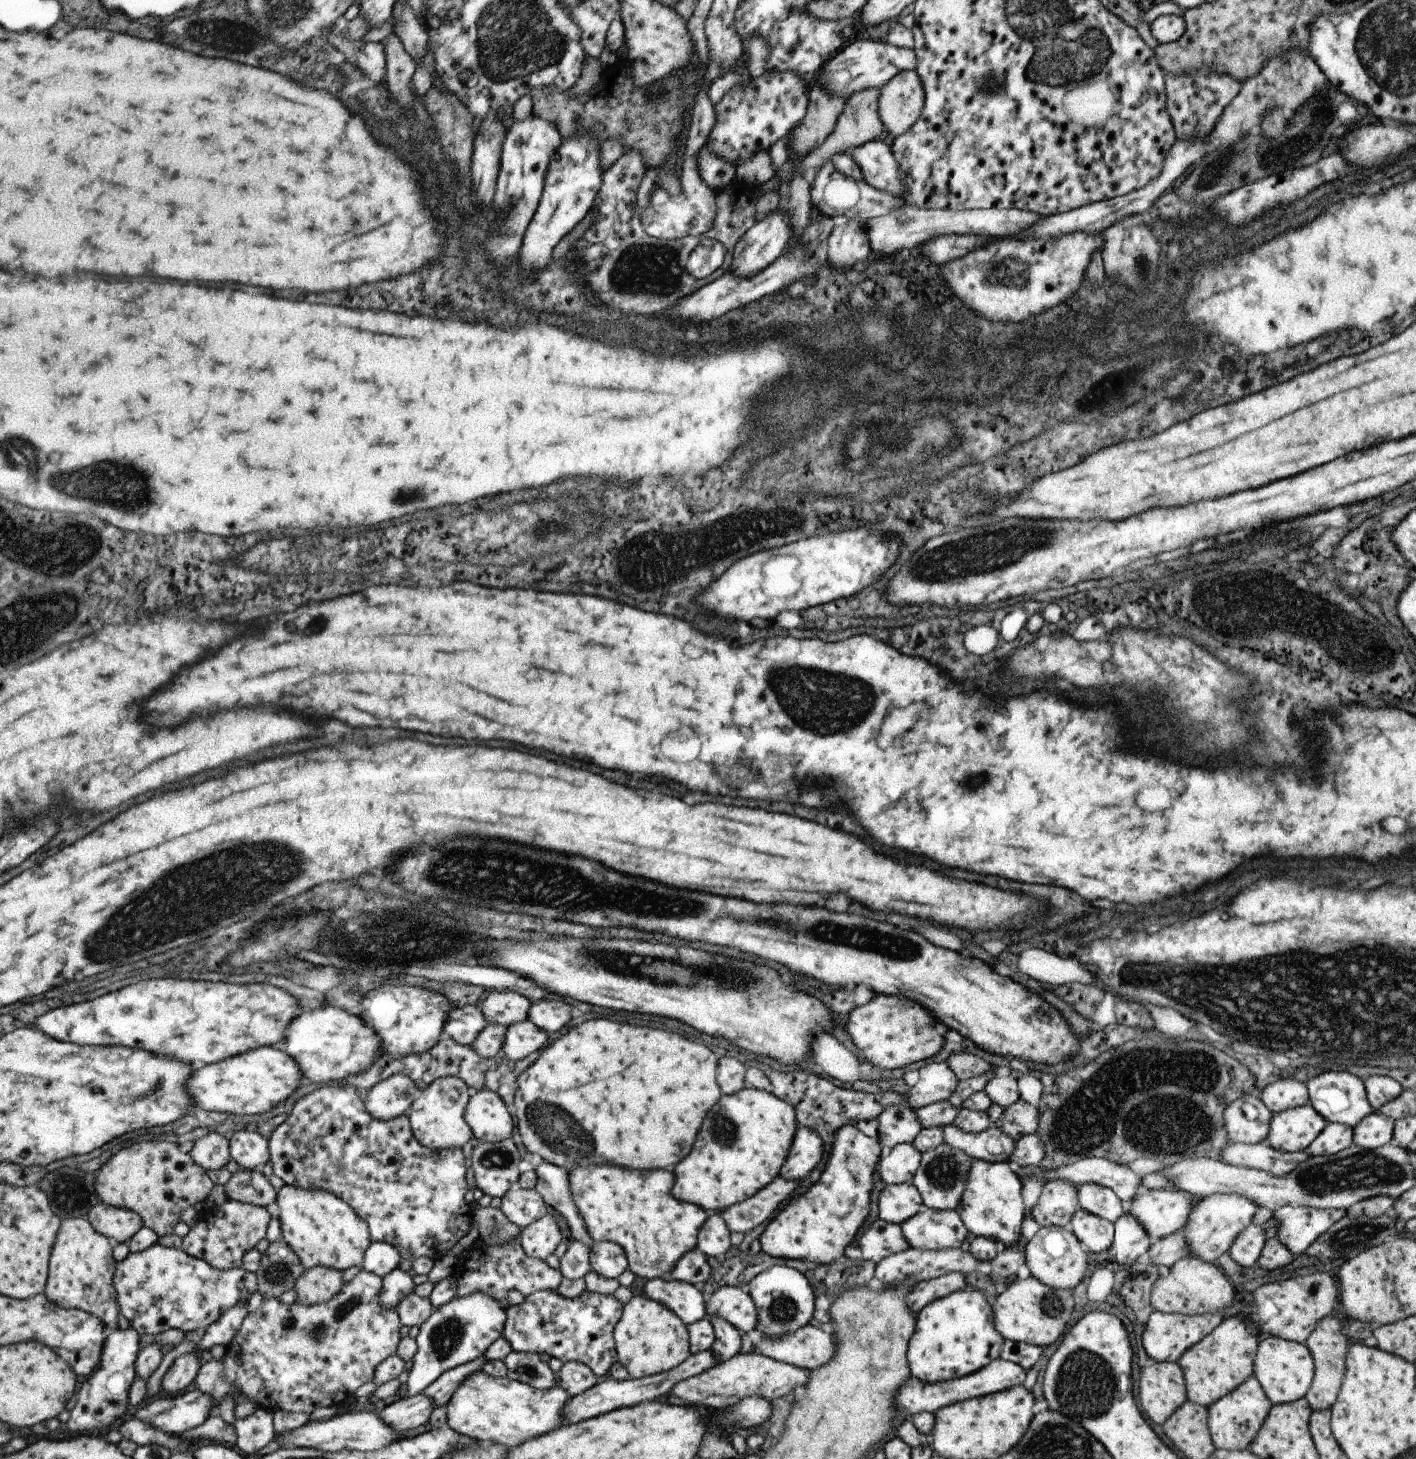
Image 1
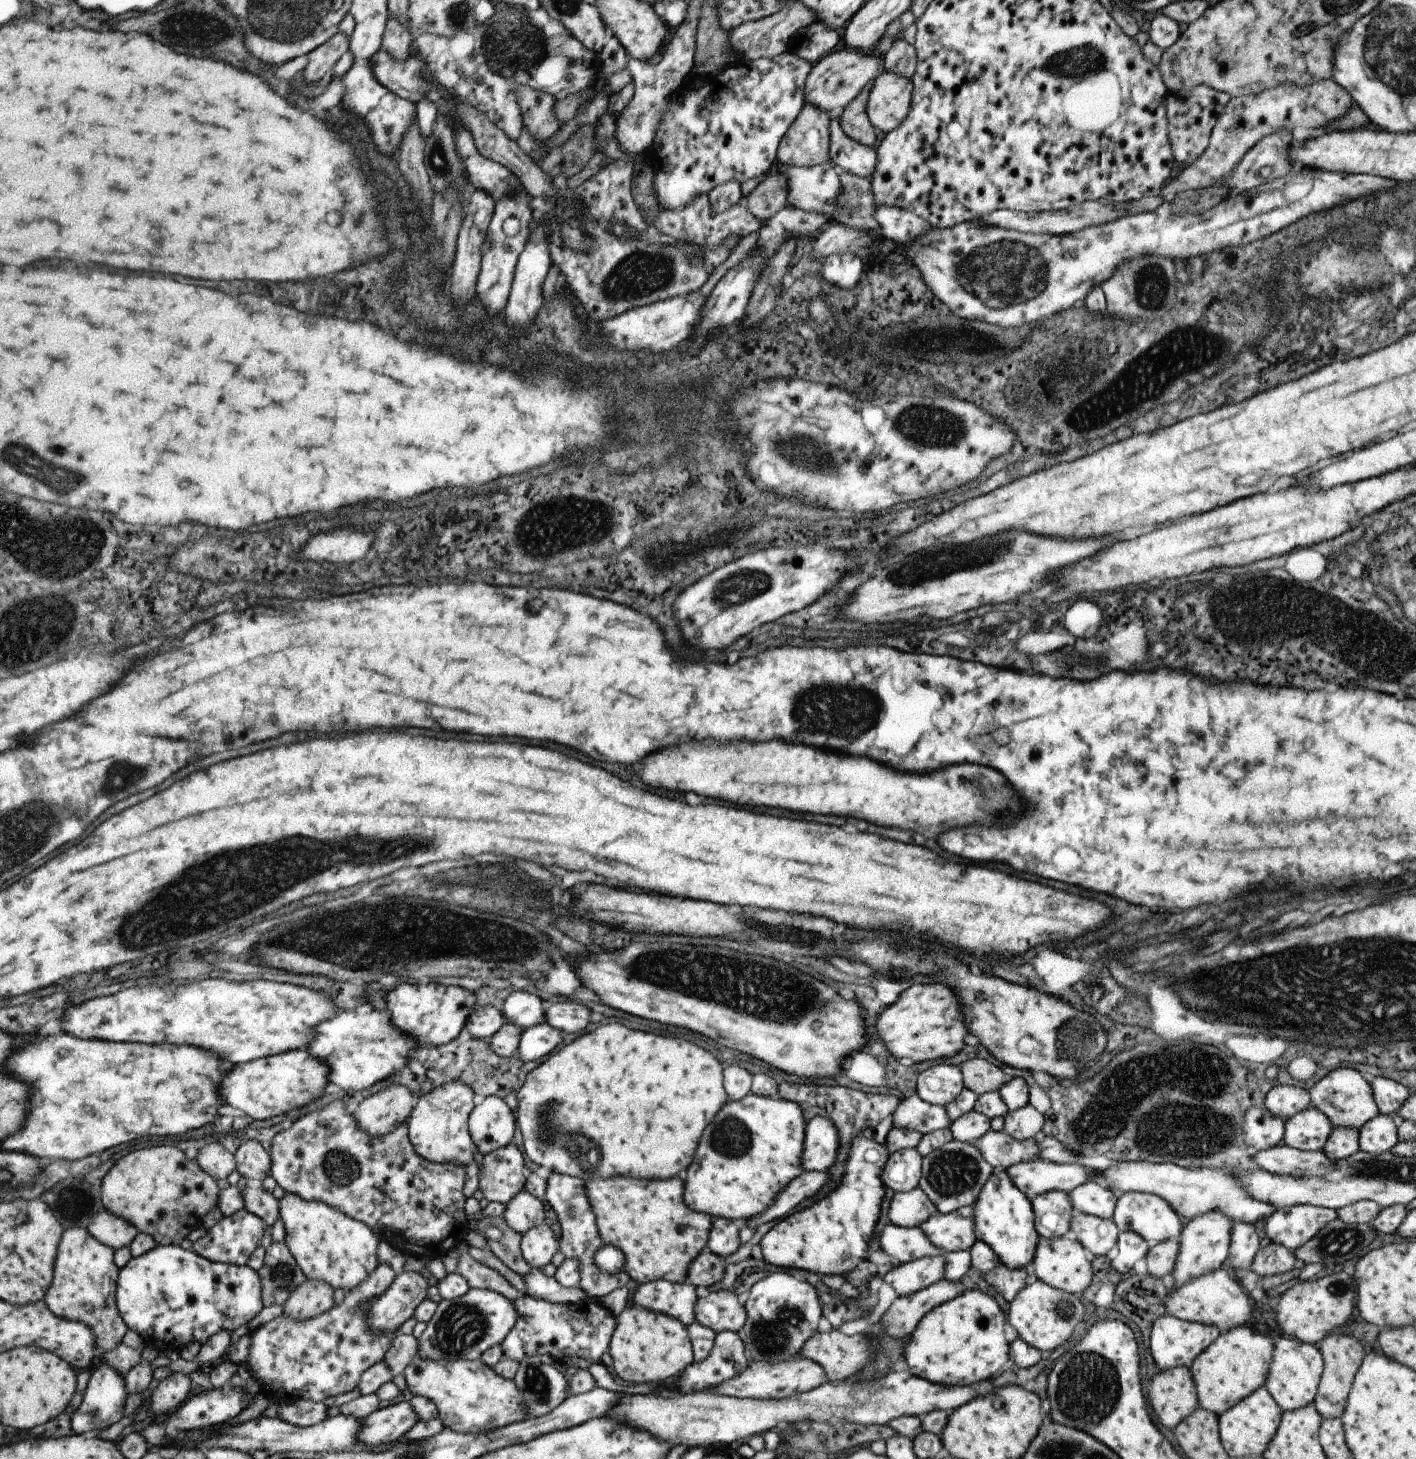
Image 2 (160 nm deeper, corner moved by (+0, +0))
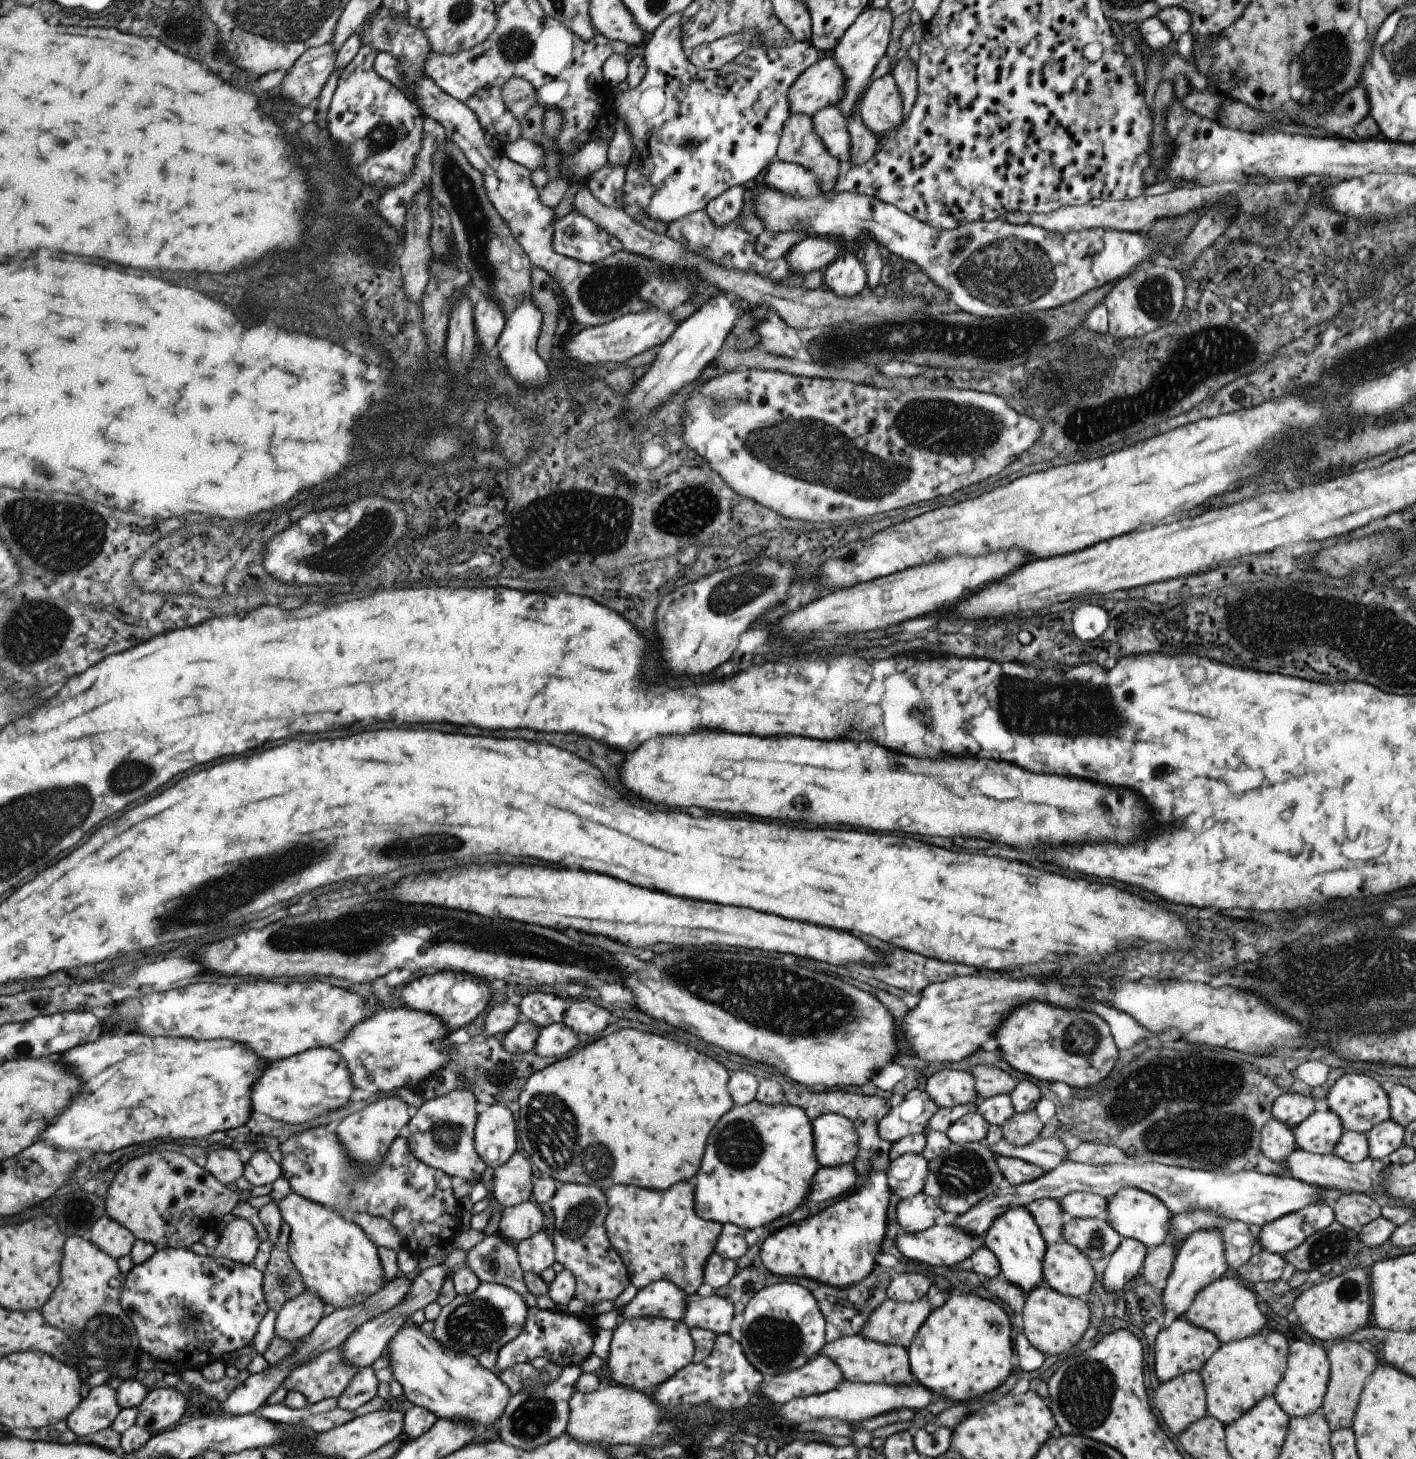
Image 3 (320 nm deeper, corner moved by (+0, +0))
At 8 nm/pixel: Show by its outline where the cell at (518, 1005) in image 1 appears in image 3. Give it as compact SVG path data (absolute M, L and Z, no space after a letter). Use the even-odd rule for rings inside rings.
M535 991L521 998L518 1009L521 1019L529 1020L538 1027L546 1027L553 1023L561 1023L564 1010L569 1001L557 995Z

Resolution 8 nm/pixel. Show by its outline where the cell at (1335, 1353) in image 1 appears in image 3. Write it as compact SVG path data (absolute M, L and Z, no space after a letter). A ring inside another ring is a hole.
M1343 1338L1340 1342L1335 1342L1329 1348L1326 1357L1329 1361L1330 1369L1320 1409L1324 1412L1324 1419L1327 1421L1331 1431L1349 1429L1354 1419L1359 1395L1374 1371L1373 1368L1377 1366L1377 1362L1369 1348L1365 1348L1363 1344L1355 1341L1348 1341L1346 1338Z

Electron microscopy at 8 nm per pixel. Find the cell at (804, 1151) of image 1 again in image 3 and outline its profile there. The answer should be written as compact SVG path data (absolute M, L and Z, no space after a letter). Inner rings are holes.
M825 1113L810 1123L814 1153L821 1167L836 1167L854 1161L858 1136L852 1120L840 1114Z

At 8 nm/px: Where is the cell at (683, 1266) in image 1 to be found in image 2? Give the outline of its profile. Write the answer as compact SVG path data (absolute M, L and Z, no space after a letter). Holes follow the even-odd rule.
M707 1248L690 1262L684 1282L691 1286L711 1286L725 1276L725 1262L720 1256L713 1254Z

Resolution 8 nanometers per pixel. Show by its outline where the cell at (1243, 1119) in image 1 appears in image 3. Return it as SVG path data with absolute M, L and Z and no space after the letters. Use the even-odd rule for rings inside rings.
M1269 1119L1260 1131L1260 1151L1263 1156L1276 1163L1283 1163L1295 1150L1296 1144L1292 1128Z

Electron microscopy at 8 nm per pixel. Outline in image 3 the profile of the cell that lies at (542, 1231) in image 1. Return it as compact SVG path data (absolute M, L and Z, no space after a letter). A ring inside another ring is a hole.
M542 1230L518 1242L514 1247L523 1272L529 1271L534 1275L539 1275L554 1262L552 1242Z

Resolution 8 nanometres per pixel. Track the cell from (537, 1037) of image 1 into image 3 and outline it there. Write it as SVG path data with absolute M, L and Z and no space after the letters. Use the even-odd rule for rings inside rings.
M563 1022L542 1027L532 1051L539 1056L563 1056L579 1044L579 1038Z

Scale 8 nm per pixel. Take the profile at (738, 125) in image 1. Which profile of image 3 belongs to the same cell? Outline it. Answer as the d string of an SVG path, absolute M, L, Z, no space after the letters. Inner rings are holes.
M680 13L668 16L659 26L651 33L651 38L647 40L644 47L640 50L642 55L643 76L637 86L628 88L625 92L615 93L613 102L614 120L619 120L627 129L630 141L632 144L632 163L627 164L624 168L624 183L621 189L621 200L623 206L637 206L643 214L649 216L656 221L661 221L668 225L669 223L678 221L680 218L691 214L699 209L704 209L705 205L719 196L728 188L748 187L760 178L764 168L776 158L776 148L780 137L781 129L784 122L790 115L788 111L787 91L793 84L793 81L801 74L808 66L817 62L817 49L810 41L799 42L795 41L791 46L783 46L779 48L768 47L765 45L751 45L743 49L737 56L734 56L730 61L727 61L718 69L698 69L691 64L687 53L682 49Z

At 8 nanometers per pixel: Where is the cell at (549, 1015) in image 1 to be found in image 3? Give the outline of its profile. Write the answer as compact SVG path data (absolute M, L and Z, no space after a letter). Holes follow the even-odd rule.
M575 998L569 1001L569 1006L564 1010L562 1022L566 1027L571 1028L575 1034L595 1036L599 1034L612 1017L599 1001Z

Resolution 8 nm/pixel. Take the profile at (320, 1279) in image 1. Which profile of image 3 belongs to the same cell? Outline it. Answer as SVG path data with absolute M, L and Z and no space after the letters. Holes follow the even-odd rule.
M307 1290L287 1302L281 1312L278 1312L274 1334L290 1343L302 1342L322 1321L323 1312L323 1299Z

